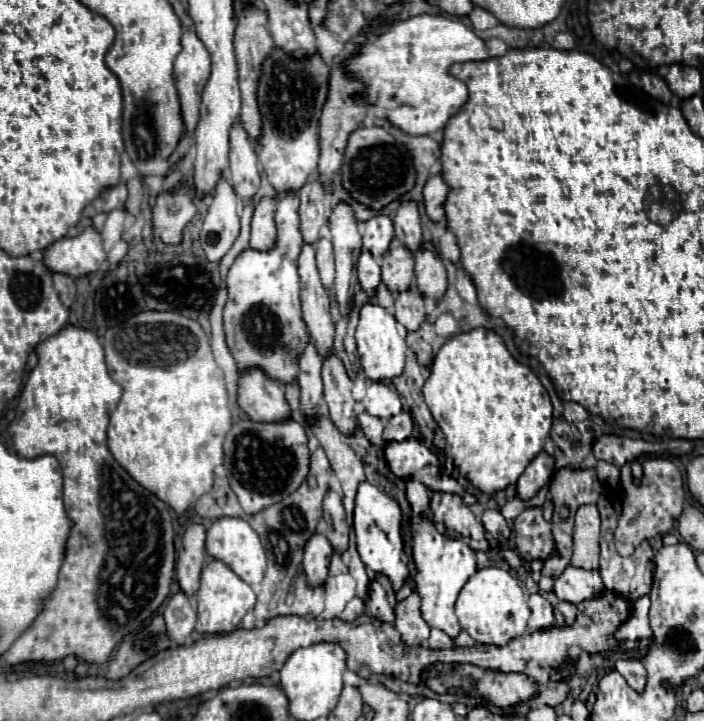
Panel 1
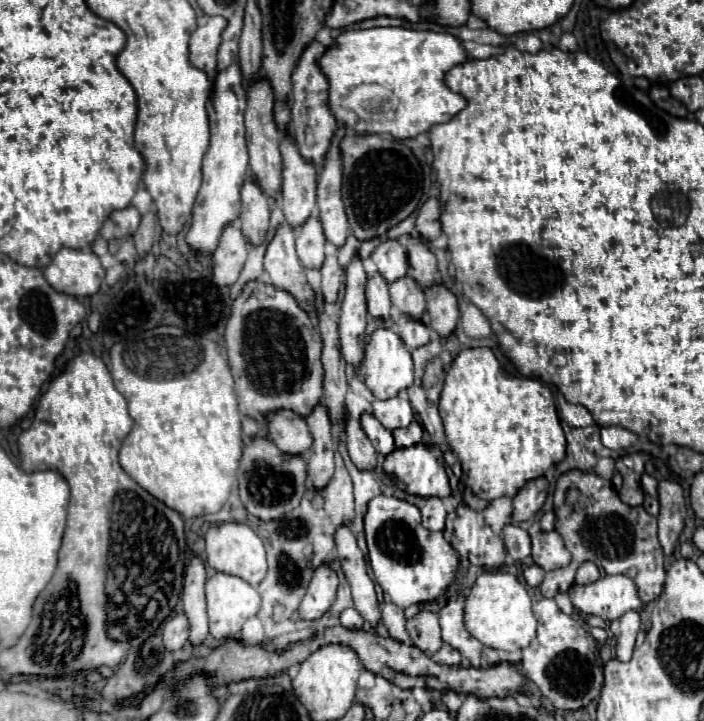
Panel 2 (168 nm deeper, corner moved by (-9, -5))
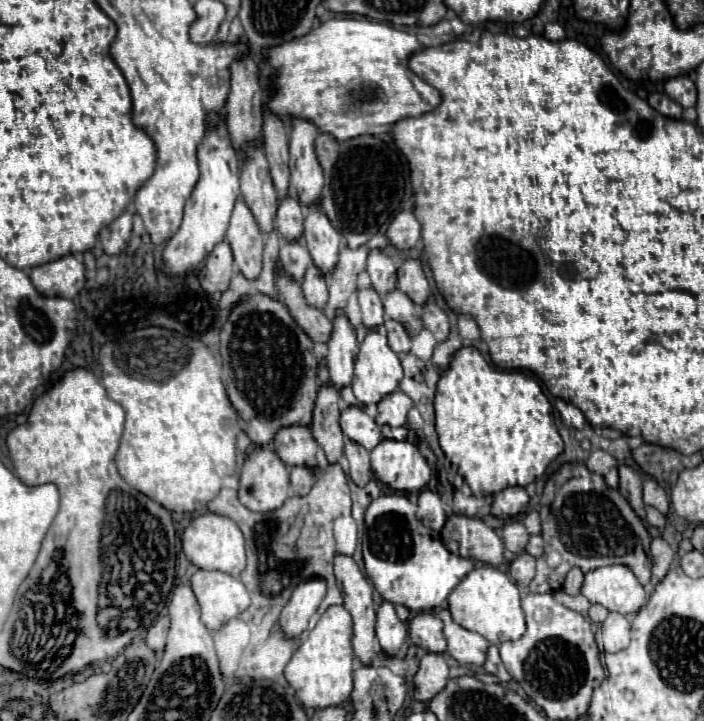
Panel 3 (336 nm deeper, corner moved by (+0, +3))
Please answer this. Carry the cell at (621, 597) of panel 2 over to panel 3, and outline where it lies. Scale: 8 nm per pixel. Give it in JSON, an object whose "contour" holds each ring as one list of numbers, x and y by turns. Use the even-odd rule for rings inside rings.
{"contour":[[604,566,584,576,582,594,592,604,602,604,612,612,636,614,646,604,644,586,626,566]]}

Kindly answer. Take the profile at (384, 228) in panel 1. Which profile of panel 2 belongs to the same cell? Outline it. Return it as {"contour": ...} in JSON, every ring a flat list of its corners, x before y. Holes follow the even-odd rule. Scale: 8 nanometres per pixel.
{"contour":[[387,238,383,240,371,254,373,262,377,264,381,276,387,280,387,282,395,282,399,276,405,276,407,274,407,268,409,268,409,262,407,262,407,252,405,248,401,246,399,240,395,238]]}

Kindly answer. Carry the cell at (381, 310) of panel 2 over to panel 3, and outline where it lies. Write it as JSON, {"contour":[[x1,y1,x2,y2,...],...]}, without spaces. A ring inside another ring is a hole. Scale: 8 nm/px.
{"contour":[[370,288,370,290,360,290,358,292,358,302,364,314,364,326,374,330,384,324,384,310,382,310,382,300,380,296]]}

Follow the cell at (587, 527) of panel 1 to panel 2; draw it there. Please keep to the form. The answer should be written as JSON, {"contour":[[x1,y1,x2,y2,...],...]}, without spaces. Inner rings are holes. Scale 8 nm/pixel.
{"contour":[[583,562,577,570,577,578,575,582,577,584,589,584,589,582,595,582,599,578,599,568,593,564,593,562]]}

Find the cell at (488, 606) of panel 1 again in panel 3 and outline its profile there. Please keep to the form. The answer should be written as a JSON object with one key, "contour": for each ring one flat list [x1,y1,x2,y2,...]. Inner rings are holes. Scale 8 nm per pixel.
{"contour":[[476,566,472,572,468,572,466,578,450,592,448,610,456,624,460,624,466,630,482,634,494,644,518,640,526,630,516,582,512,582,506,572,494,566]]}

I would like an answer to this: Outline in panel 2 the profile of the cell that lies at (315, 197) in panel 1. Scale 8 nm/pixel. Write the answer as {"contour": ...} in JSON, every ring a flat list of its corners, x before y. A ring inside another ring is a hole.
{"contour":[[311,216,297,236,297,256,305,268,321,268,325,258,325,242,321,220]]}

